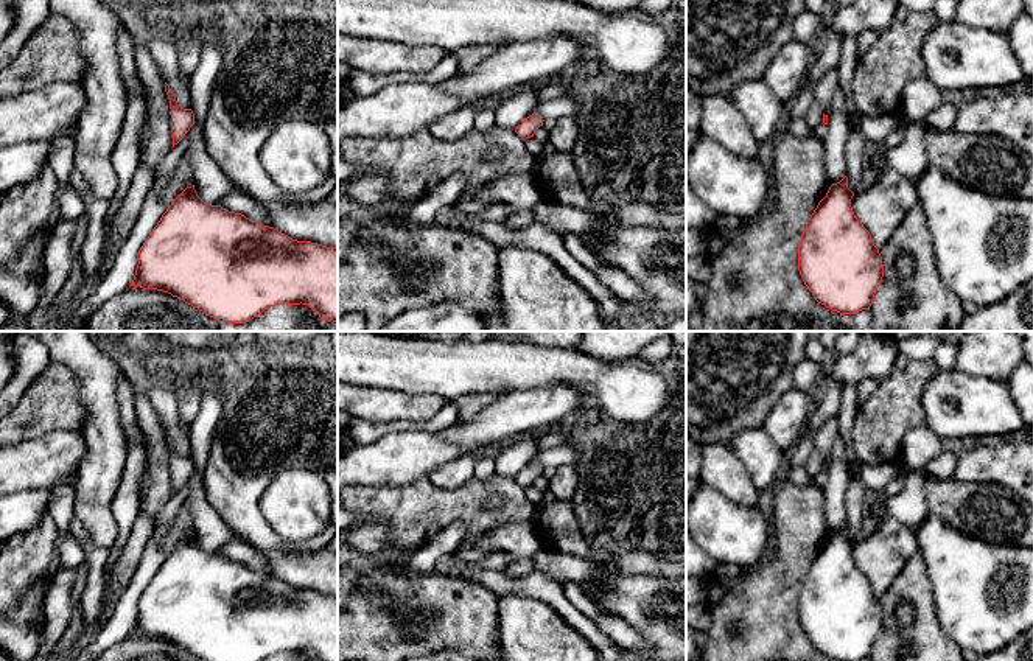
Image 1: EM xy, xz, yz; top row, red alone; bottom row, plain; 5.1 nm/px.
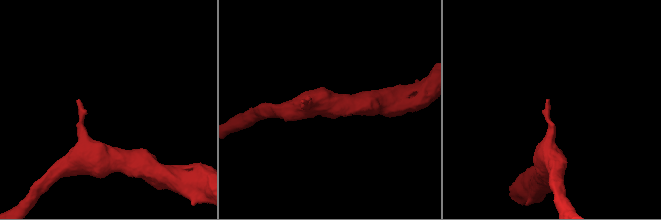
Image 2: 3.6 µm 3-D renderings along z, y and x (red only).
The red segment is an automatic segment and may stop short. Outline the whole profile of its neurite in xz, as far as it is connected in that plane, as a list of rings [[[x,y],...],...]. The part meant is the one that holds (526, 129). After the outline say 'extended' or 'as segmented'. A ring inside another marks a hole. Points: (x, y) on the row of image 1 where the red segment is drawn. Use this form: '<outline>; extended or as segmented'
[[[532,114],[529,115],[516,129],[515,132],[523,138],[534,137],[535,131],[543,126],[543,121],[538,115]]]; as segmented

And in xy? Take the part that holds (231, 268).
[[[194,185],[166,208],[137,255],[129,286],[157,289],[227,324],[244,324],[275,305],[308,305],[338,322],[338,247],[297,241],[241,213],[204,202]]]; as segmented

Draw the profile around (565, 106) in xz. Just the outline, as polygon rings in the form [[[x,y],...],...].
[[[568,95],[545,101],[538,104],[537,109],[534,110],[534,114],[538,115],[541,120],[548,118],[559,120],[562,117],[573,117],[576,112],[577,112],[577,104]]]

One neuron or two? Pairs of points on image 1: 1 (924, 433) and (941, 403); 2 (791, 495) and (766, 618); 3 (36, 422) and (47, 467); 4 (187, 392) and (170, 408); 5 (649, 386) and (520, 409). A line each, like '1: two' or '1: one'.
1: two
2: one
3: two
4: two
5: two

